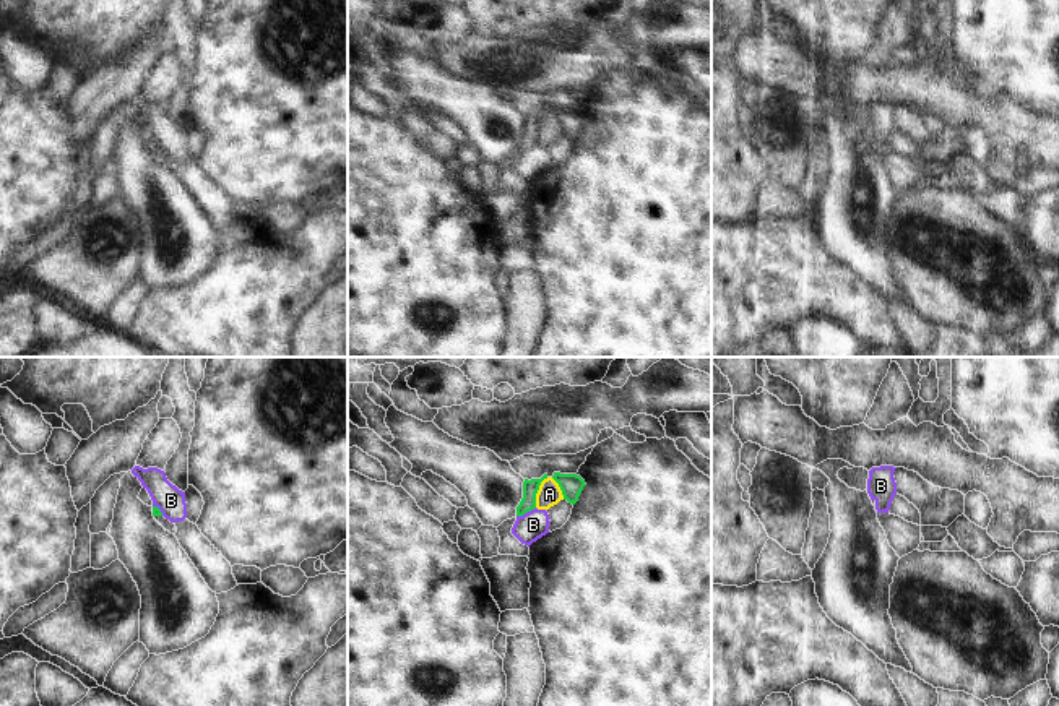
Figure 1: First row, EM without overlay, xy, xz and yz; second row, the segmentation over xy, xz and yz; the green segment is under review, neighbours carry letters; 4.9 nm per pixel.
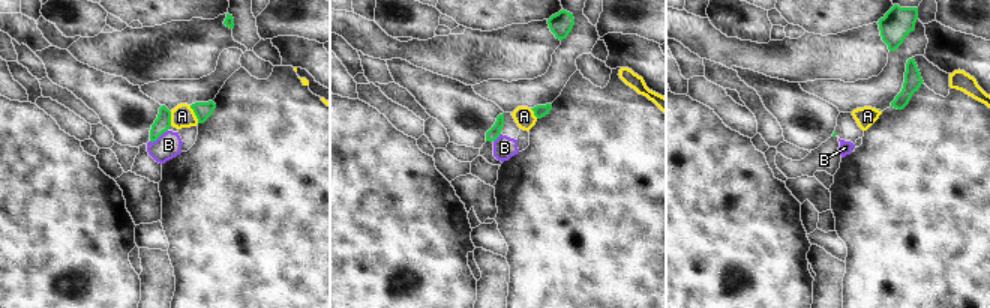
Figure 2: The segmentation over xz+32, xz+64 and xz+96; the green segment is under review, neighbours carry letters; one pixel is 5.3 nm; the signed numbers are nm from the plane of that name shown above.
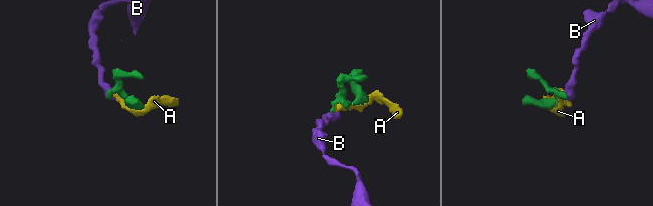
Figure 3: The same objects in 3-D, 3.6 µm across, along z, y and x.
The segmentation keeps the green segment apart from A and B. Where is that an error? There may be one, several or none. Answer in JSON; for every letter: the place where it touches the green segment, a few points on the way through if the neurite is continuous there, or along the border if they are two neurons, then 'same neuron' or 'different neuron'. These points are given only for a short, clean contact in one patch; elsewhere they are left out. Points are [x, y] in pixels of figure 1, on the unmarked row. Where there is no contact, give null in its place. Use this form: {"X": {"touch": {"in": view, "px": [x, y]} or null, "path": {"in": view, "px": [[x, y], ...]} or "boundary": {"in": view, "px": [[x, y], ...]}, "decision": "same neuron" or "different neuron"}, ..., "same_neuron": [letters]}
{"A": {"touch": {"in": "xz", "px": [536, 129]}, "decision": "different neuron"}, "B": {"touch": {"in": "xz", "px": [525, 148]}, "boundary": {"in": "xz", "px": [[535, 143], [517, 153]]}, "decision": "different neuron"}, "same_neuron": []}

